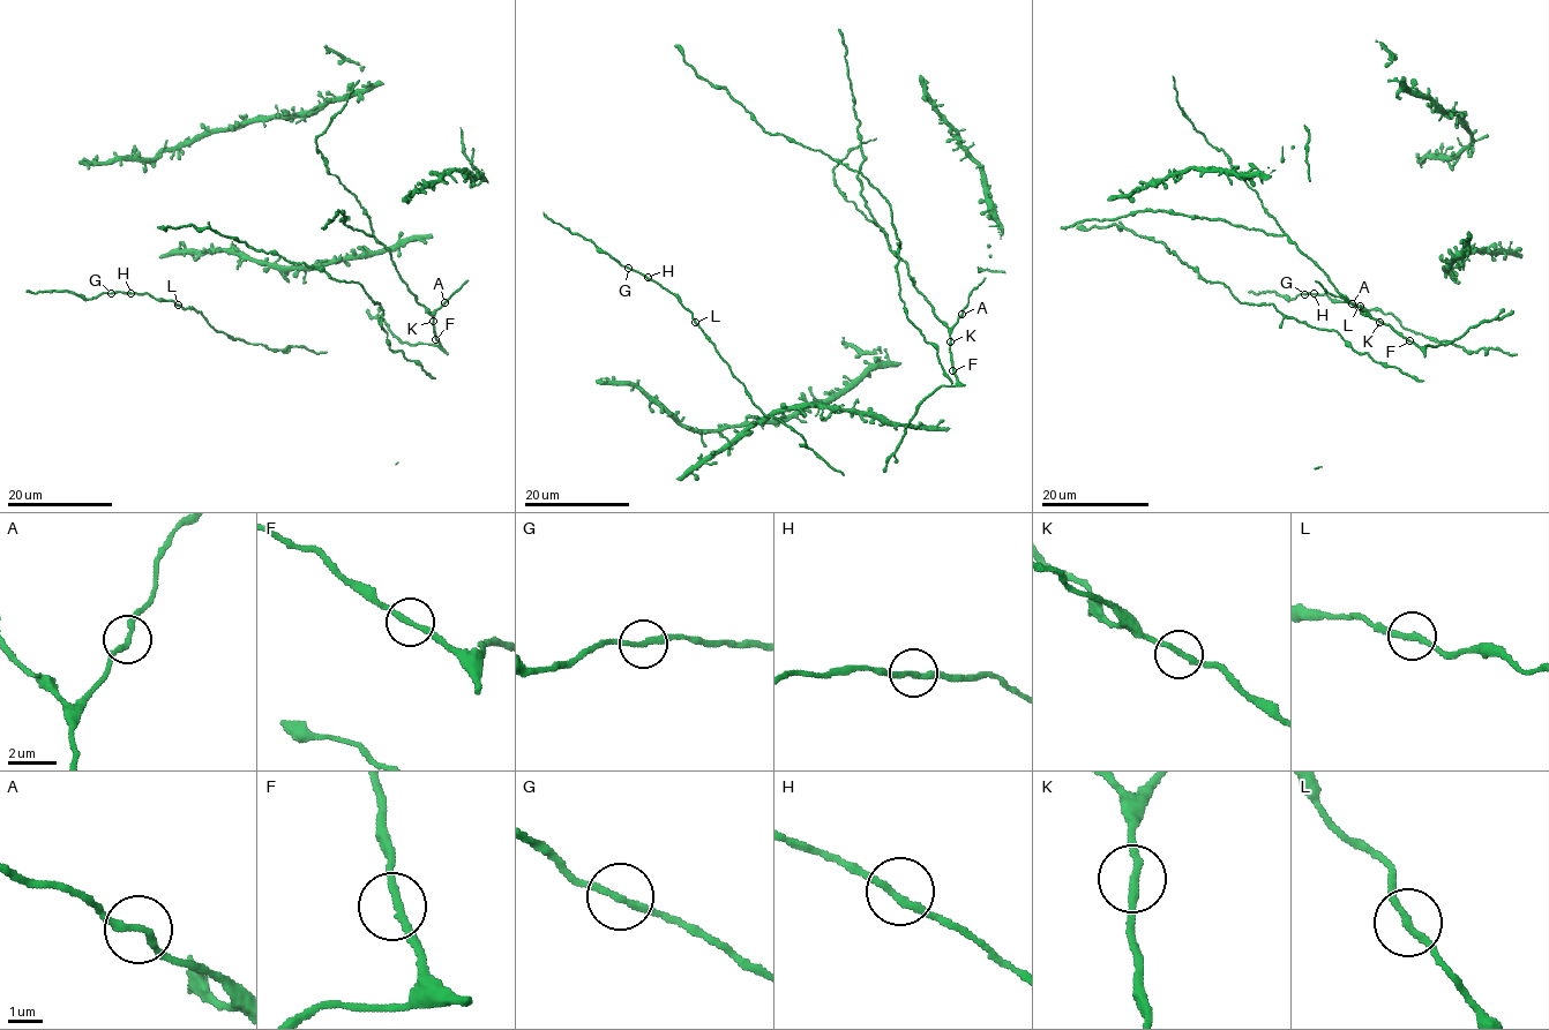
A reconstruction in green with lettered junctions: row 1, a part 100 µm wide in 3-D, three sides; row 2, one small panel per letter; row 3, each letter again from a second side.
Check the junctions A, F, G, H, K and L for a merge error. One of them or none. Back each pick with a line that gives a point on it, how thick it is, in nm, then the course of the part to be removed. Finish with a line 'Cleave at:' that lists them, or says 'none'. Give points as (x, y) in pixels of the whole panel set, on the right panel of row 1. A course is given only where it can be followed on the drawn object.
Cleave at: none

